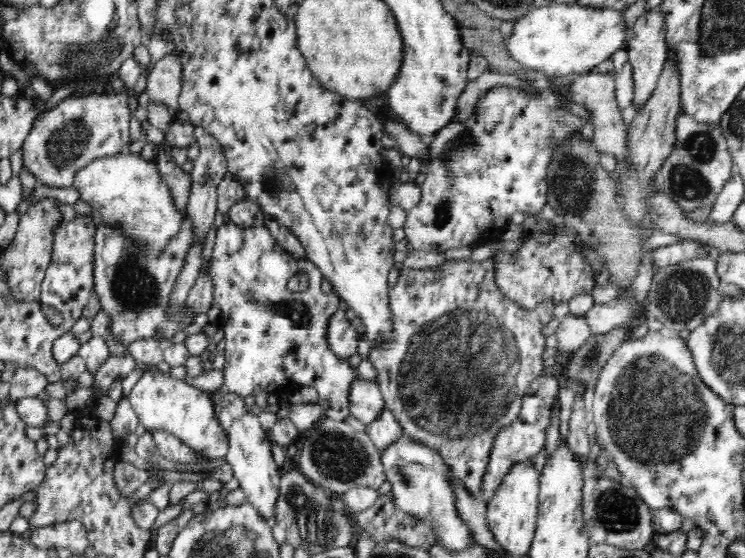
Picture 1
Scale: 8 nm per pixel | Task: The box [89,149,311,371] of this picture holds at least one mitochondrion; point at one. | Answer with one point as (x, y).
(134, 288)

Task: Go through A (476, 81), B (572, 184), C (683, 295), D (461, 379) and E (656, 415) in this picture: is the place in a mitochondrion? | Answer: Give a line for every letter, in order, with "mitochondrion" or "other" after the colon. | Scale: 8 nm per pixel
A: other
B: mitochondrion
C: mitochondrion
D: mitochondrion
E: mitochondrion

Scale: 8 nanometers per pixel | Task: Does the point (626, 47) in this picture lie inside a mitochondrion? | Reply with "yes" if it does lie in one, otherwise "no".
no

